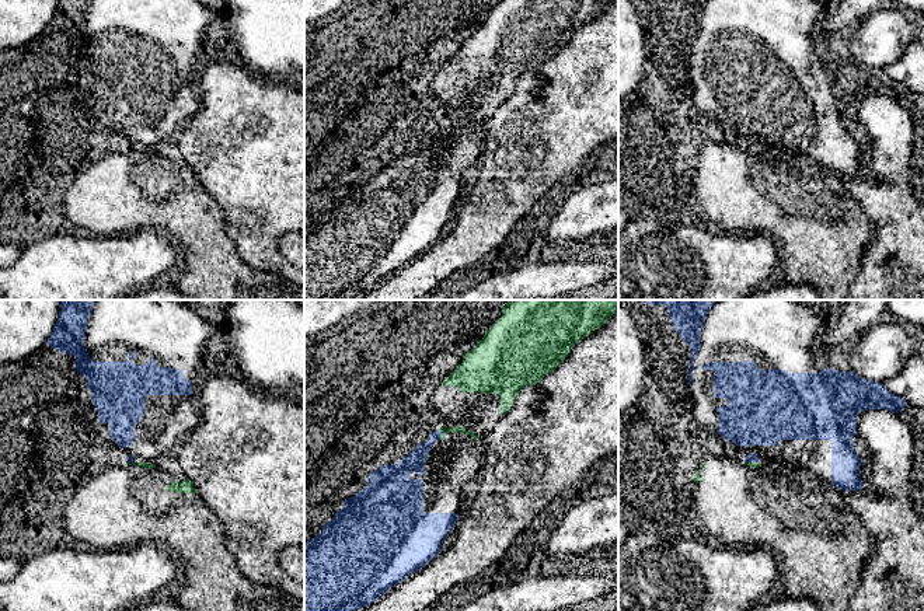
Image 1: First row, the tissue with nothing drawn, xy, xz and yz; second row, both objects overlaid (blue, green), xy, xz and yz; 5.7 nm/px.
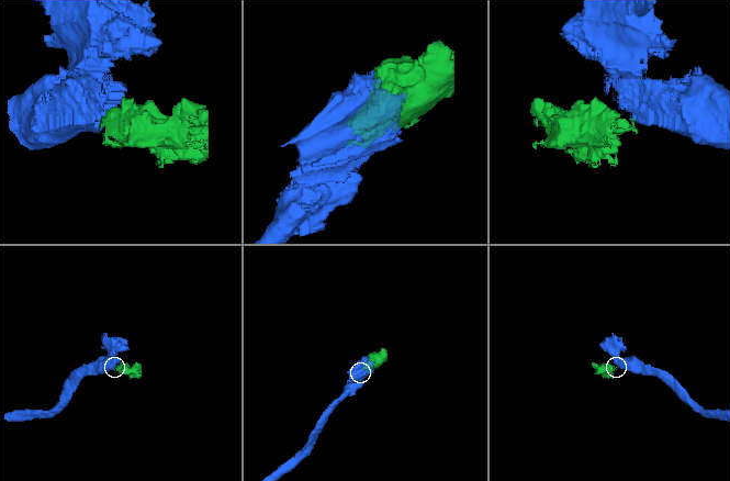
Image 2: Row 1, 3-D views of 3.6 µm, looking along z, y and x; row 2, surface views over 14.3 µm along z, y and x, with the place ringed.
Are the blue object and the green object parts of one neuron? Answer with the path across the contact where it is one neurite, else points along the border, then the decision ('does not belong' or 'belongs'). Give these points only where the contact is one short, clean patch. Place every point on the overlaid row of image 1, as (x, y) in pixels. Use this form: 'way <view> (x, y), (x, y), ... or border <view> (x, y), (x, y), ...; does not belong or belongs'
border xz (439, 429), (440, 439); does not belong

